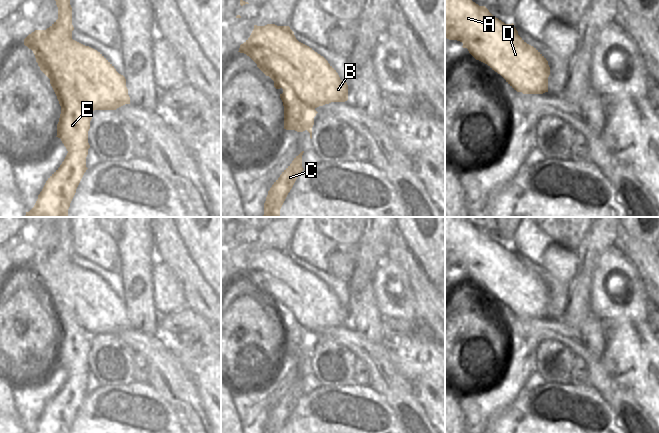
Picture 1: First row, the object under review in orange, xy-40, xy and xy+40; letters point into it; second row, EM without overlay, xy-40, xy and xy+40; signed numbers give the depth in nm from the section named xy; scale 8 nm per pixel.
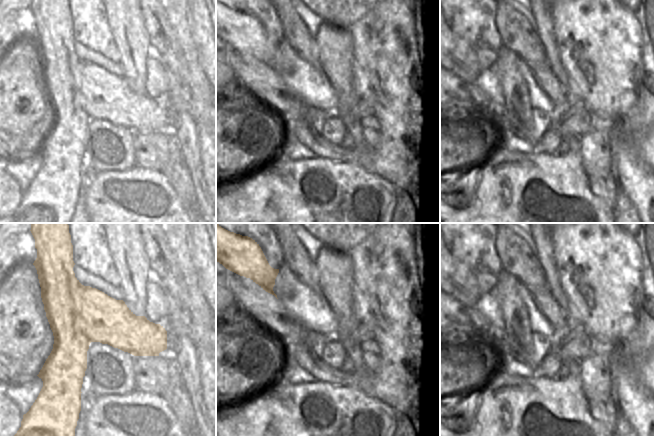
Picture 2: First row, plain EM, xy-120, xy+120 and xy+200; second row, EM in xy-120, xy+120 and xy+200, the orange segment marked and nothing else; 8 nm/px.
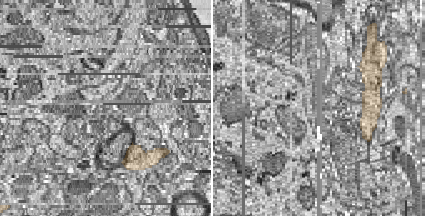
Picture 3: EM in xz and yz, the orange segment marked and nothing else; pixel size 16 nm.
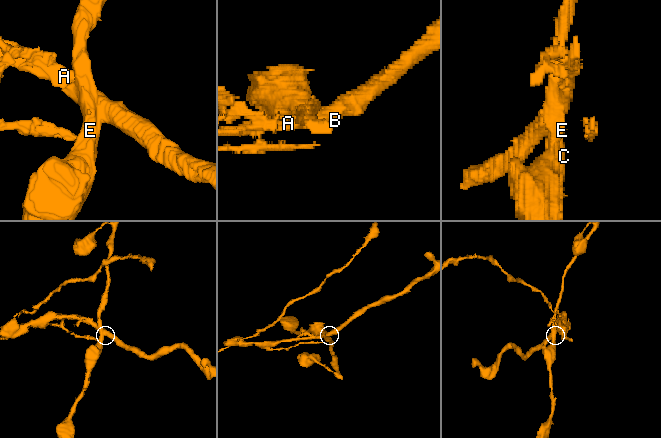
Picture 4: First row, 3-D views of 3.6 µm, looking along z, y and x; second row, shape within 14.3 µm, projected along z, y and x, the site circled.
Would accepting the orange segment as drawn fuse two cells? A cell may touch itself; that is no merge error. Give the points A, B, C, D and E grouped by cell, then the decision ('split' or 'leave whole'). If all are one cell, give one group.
A B D / C E | split

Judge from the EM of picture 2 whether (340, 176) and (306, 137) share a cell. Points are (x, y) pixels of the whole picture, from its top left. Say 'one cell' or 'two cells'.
two cells

